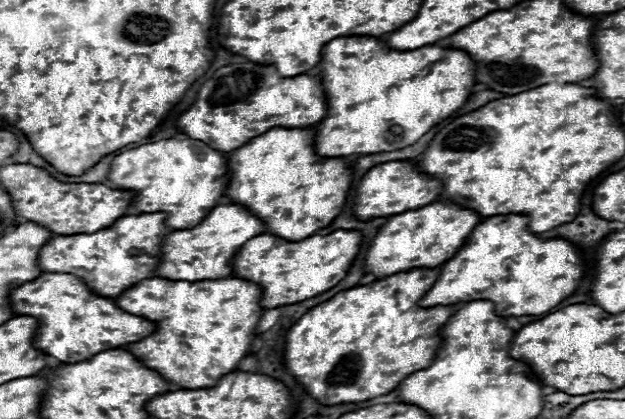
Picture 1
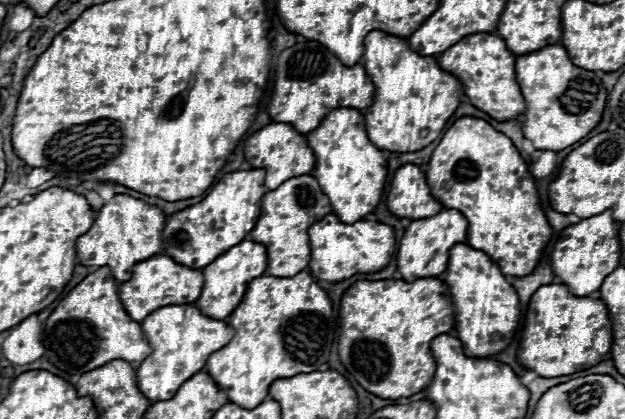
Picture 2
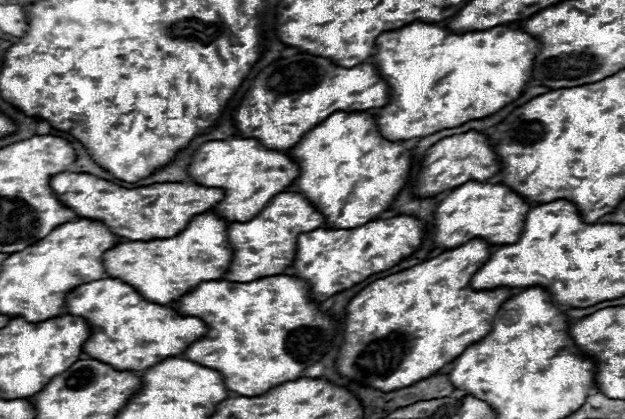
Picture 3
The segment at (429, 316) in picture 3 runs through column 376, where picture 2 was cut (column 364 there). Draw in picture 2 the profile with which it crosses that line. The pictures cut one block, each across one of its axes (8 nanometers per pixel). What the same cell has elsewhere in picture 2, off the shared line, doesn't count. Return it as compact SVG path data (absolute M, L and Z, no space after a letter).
M416 278L414 282L358 280L342 294L338 316L342 328L338 338L338 360L364 390L390 400L418 394L430 384L436 372L436 362L430 352L430 340L454 330L454 310L448 300L448 288L438 278Z

